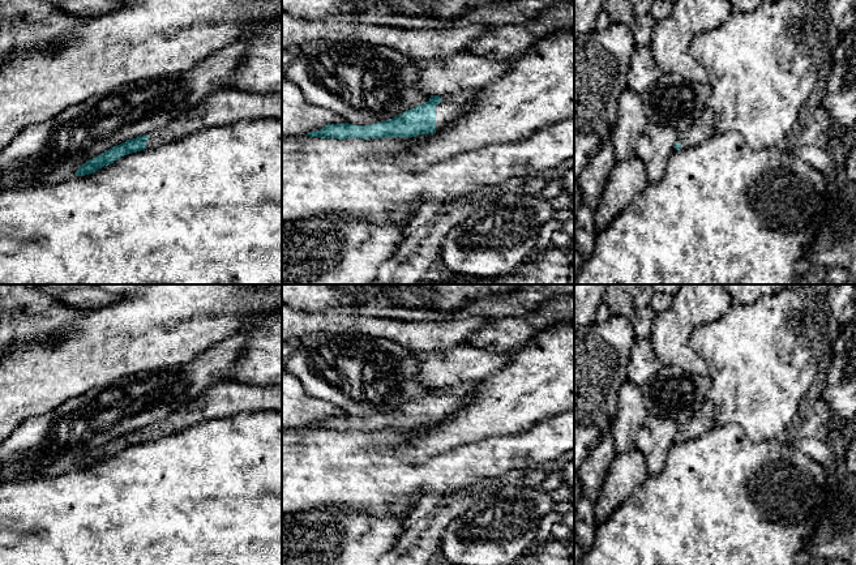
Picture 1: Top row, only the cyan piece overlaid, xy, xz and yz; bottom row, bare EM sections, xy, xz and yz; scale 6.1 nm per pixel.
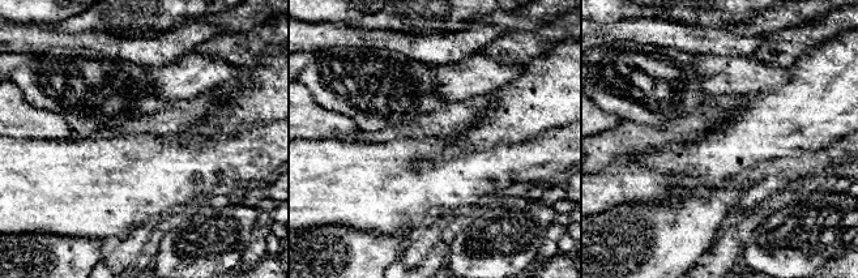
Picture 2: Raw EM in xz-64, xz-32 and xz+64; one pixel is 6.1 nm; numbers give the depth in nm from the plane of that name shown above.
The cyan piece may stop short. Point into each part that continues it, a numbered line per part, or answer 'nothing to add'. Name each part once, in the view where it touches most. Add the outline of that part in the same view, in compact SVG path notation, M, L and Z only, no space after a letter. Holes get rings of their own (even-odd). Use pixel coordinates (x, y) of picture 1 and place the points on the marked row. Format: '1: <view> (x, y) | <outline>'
1: xz (450, 107) | M467 90L457 95L441 95L441 102L436 106L436 130L440 130L450 120L466 112L475 102L476 91Z

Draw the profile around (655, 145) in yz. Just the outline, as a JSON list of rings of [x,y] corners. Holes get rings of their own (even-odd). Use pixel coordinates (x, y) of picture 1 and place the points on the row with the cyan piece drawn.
[[[647,123],[637,140],[634,154],[643,160],[650,183],[663,177],[668,158],[676,150],[677,137],[679,132],[673,128]]]

